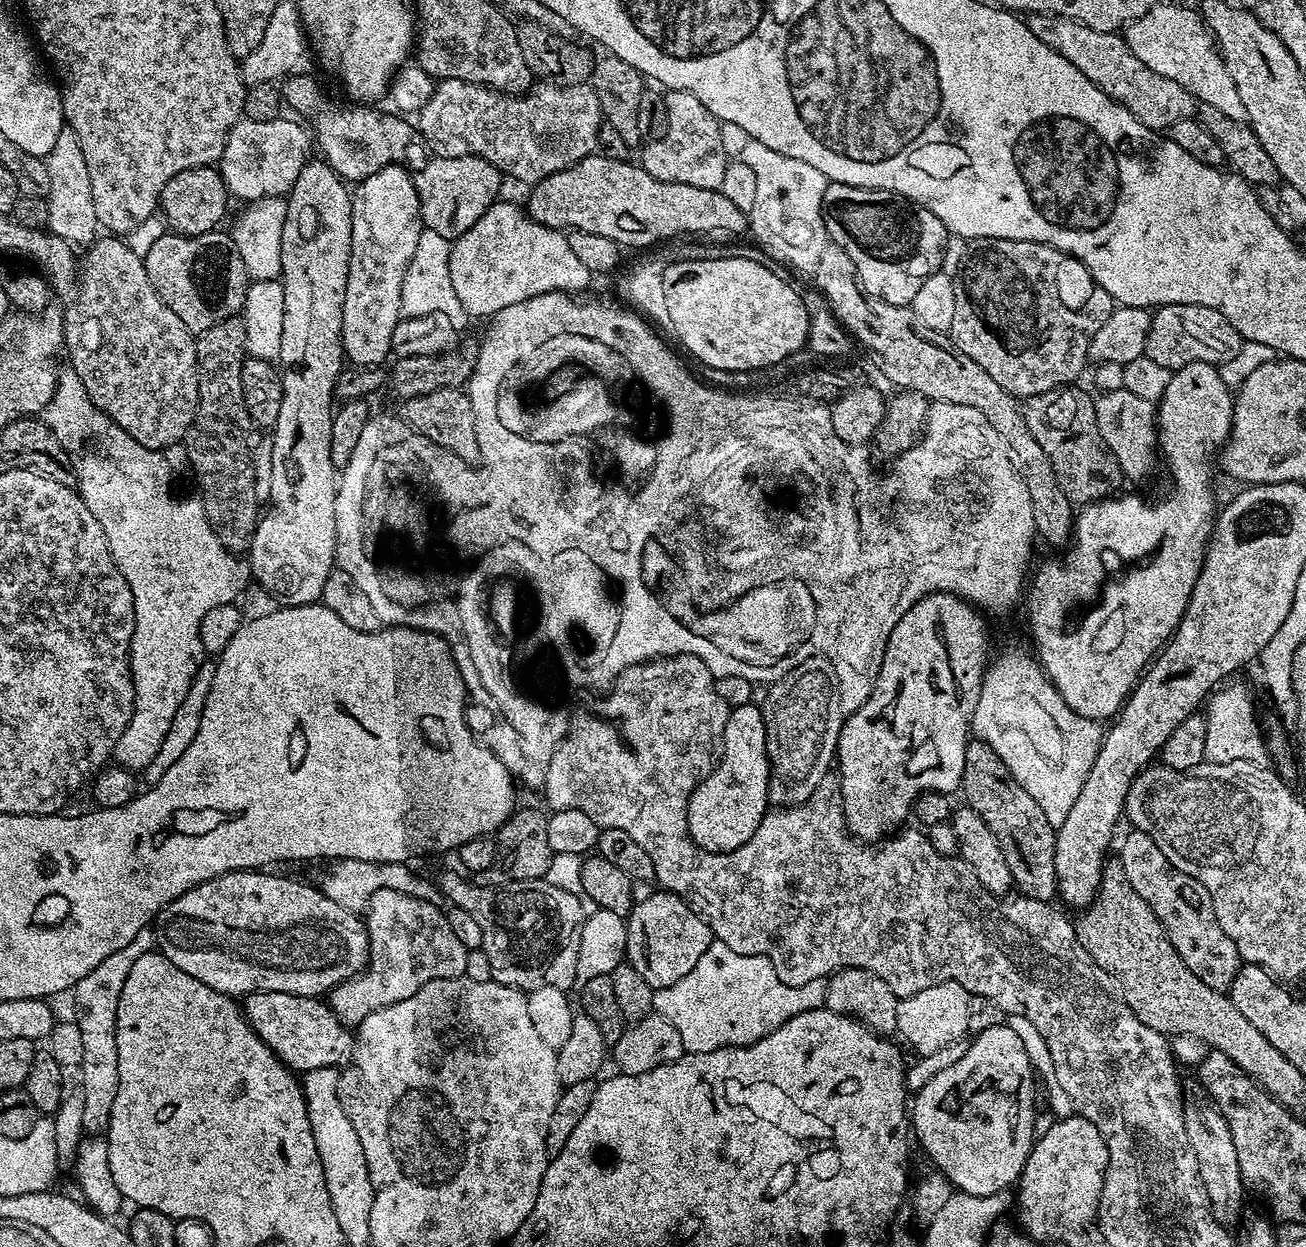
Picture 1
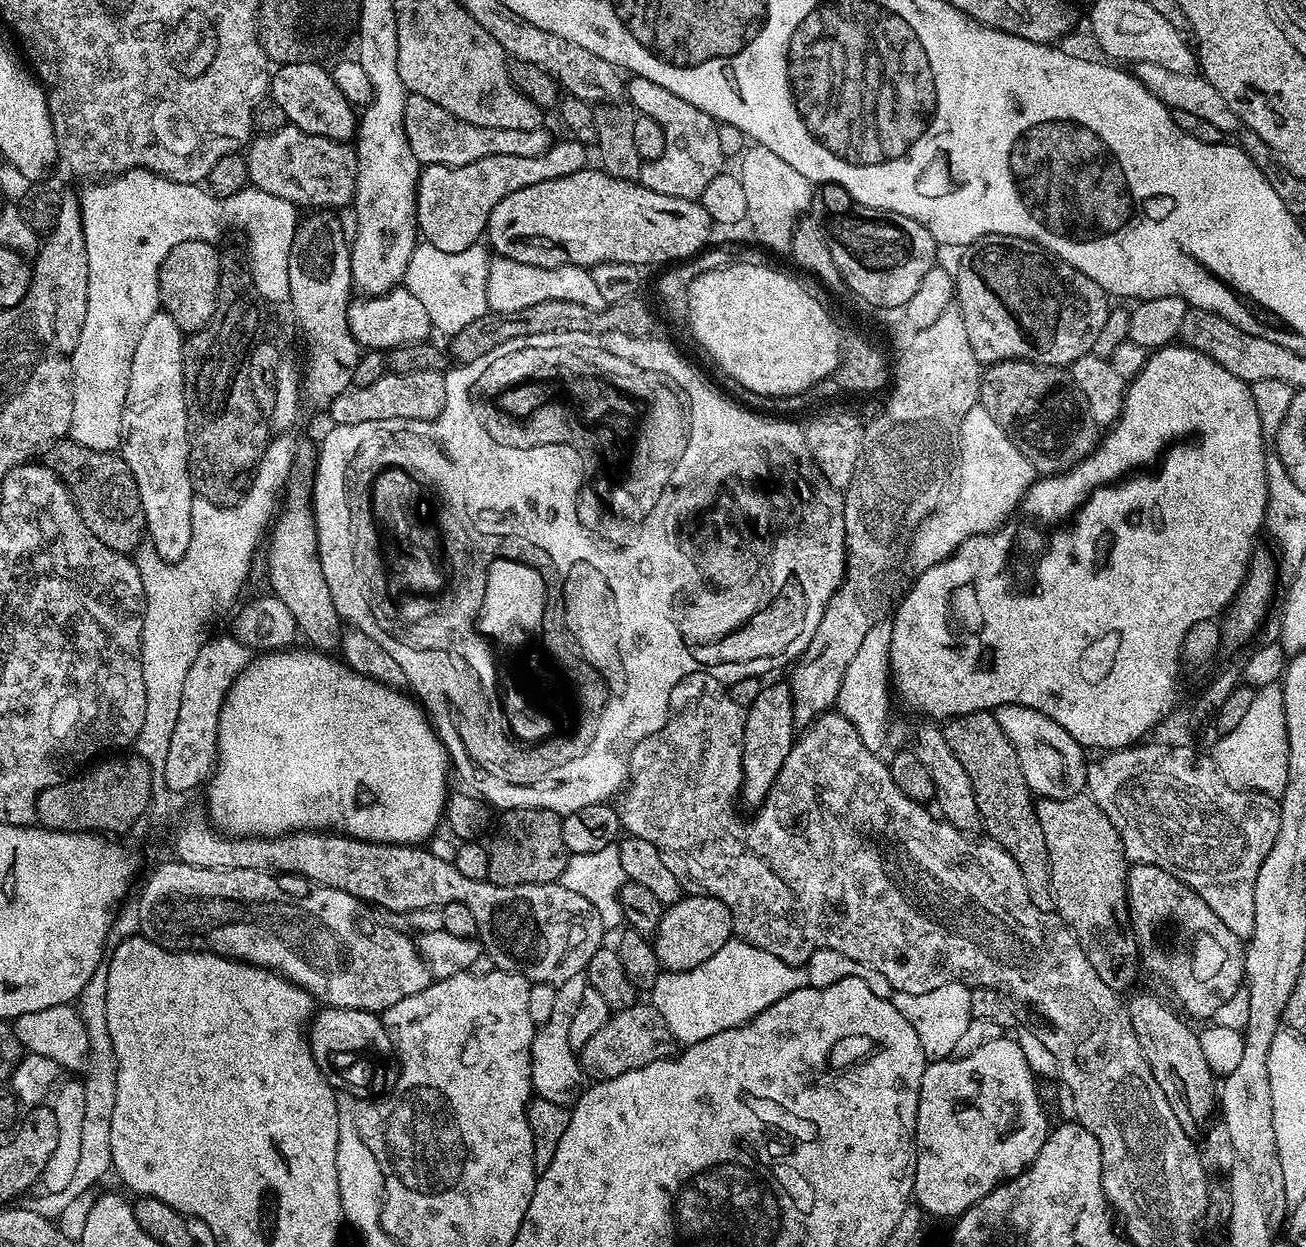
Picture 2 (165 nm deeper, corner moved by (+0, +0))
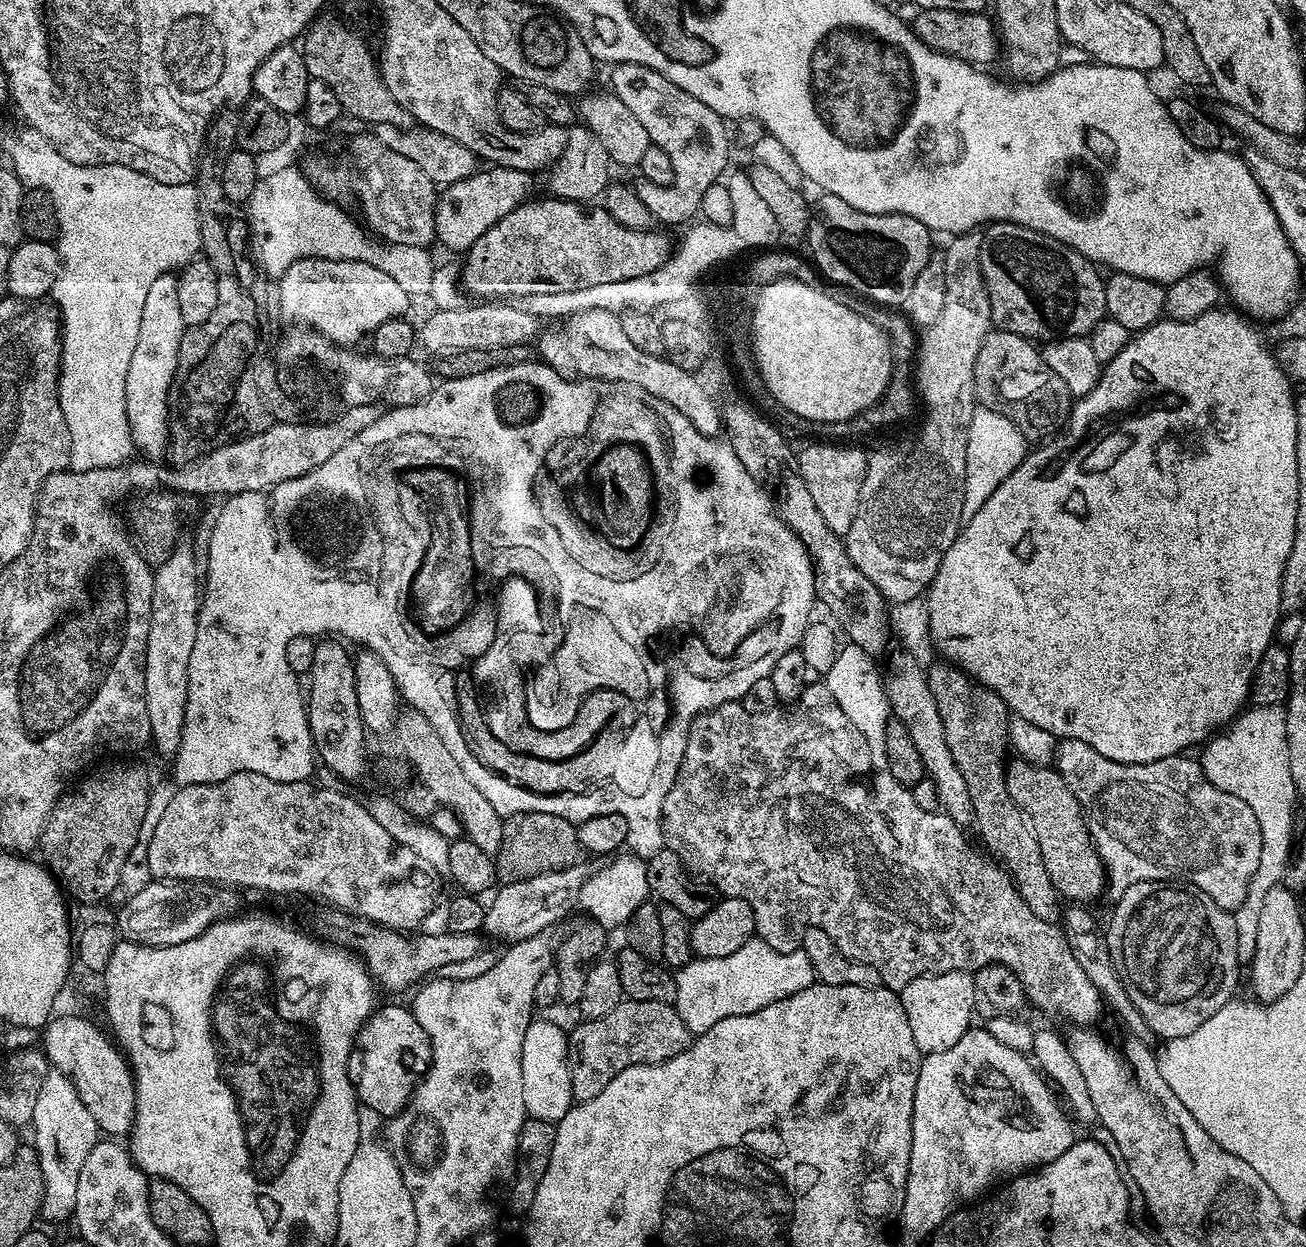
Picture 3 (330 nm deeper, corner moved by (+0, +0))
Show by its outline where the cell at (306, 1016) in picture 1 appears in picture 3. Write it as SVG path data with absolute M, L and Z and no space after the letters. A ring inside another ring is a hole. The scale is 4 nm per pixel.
M388 1004L377 1007L358 1033L358 1060L364 1069L358 1076L358 1100L363 1107L373 1108L382 1118L400 1112L401 1102L412 1097L421 1076L432 1063L432 1047L426 1030L414 1018L411 1007Z

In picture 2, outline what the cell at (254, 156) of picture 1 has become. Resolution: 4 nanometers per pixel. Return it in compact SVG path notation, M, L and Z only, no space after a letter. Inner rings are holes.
M285 124L277 132L266 132L257 135L247 145L248 183L251 187L264 190L278 198L286 199L304 210L340 210L348 208L356 189L356 150L351 143L322 138L306 134L293 124Z

